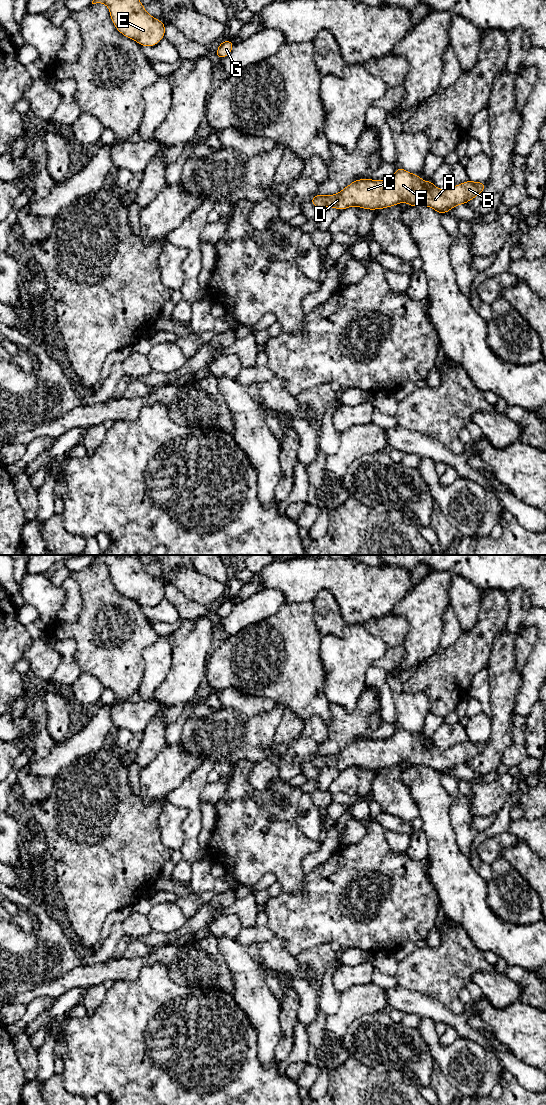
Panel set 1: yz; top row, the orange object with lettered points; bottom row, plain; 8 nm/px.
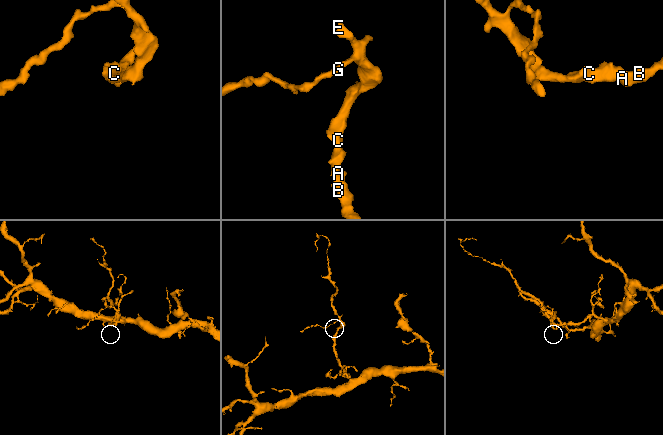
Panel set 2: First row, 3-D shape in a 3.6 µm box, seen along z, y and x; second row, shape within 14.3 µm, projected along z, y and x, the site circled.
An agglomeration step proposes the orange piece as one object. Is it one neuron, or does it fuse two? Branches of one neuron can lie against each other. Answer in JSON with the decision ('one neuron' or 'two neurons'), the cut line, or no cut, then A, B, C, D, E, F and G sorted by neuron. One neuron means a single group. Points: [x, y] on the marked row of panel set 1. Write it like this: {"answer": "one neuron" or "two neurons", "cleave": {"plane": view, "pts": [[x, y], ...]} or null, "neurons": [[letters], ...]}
{"answer": "one neuron", "cleave": null, "neurons": [["A", "B", "C", "D", "E", "F", "G"]]}

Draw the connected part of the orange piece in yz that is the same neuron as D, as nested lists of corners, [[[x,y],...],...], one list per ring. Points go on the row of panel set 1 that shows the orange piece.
[[[398,166],[394,175],[387,180],[357,179],[335,195],[322,196],[317,194],[312,196],[311,203],[319,209],[335,207],[342,211],[351,206],[376,210],[406,202],[410,207],[429,206],[440,214],[448,214],[448,211],[453,207],[466,204],[481,194],[485,187],[486,182],[473,182],[468,179],[465,183],[440,190],[433,184],[432,180],[428,180],[424,184],[420,175],[414,175]]]

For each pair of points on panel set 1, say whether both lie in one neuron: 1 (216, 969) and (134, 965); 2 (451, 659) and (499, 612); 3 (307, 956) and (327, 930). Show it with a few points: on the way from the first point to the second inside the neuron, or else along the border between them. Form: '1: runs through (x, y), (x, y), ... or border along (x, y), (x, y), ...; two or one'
1: runs through (196, 965), (178, 965), (171, 958), (154, 958); one
2: runs through (463, 648), (487, 624); one
3: border along (328, 942), (311, 946), (294, 956); two

